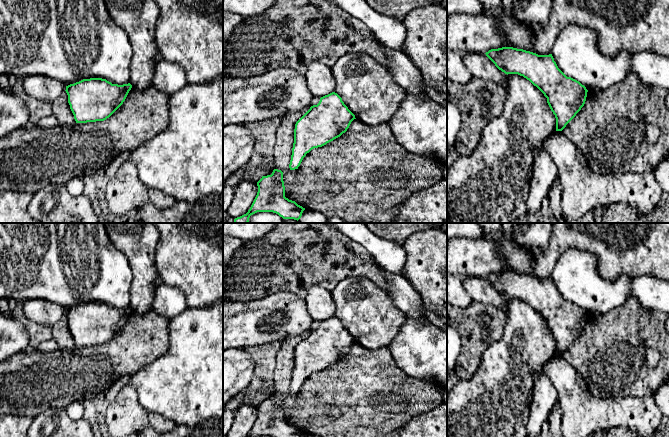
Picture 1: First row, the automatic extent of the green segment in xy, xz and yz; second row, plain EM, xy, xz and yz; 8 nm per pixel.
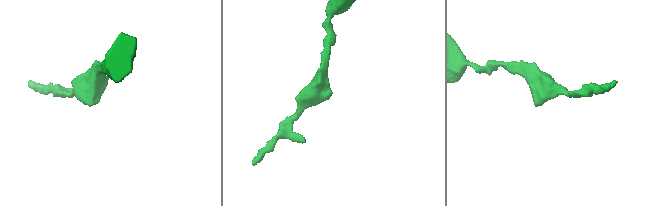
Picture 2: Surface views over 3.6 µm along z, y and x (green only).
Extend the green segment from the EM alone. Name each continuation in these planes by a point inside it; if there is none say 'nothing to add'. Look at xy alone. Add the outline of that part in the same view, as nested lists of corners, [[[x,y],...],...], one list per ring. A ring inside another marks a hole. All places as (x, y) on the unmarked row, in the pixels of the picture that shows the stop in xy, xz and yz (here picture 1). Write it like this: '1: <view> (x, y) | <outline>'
nothing to add

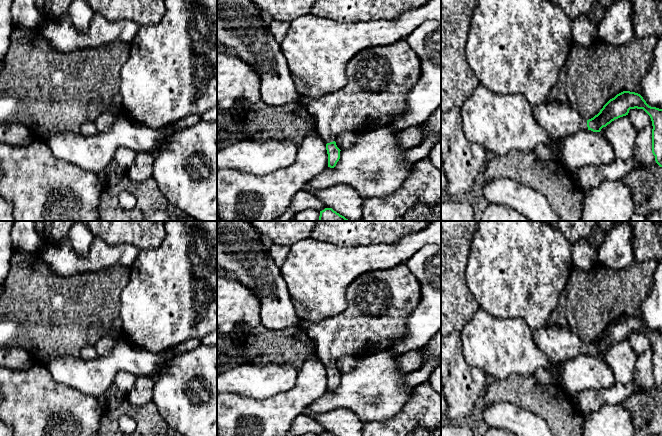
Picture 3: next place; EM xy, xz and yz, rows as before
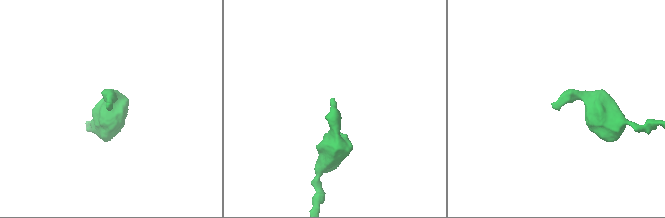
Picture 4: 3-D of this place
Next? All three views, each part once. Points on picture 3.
1: yz (559, 343) | [[[547,324],[532,330],[536,346],[555,363],[562,365],[580,354],[588,354],[587,344],[566,326]]]

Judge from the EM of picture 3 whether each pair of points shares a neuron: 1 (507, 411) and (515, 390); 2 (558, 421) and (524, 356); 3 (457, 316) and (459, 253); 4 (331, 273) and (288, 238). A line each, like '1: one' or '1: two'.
1: two
2: two
3: one
4: two

